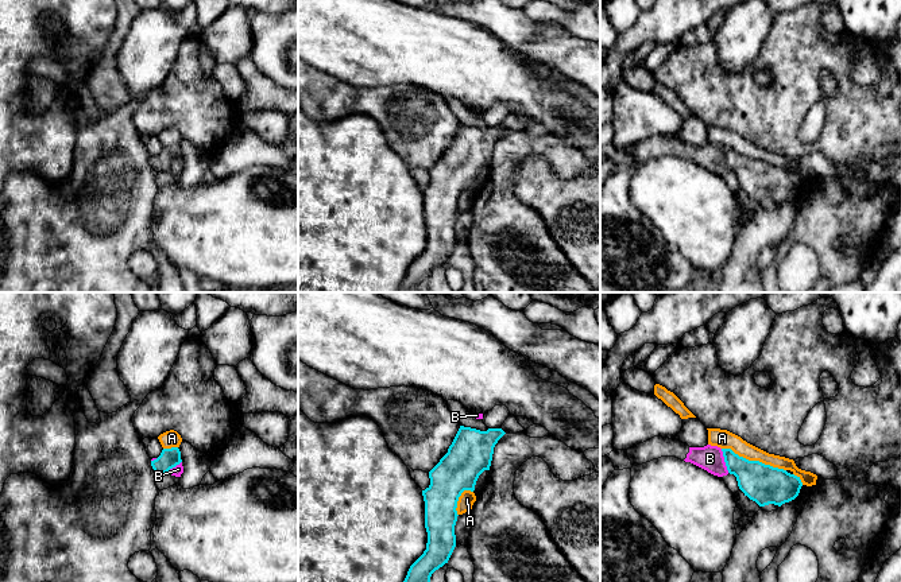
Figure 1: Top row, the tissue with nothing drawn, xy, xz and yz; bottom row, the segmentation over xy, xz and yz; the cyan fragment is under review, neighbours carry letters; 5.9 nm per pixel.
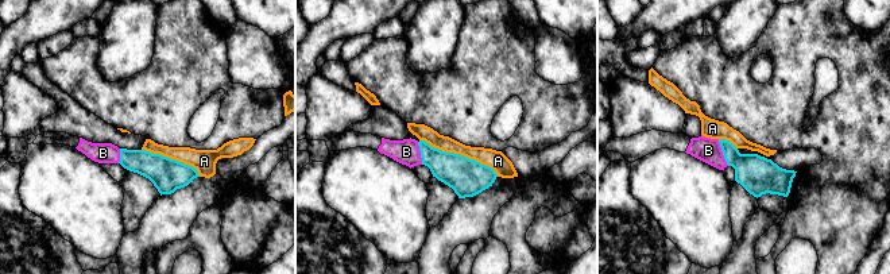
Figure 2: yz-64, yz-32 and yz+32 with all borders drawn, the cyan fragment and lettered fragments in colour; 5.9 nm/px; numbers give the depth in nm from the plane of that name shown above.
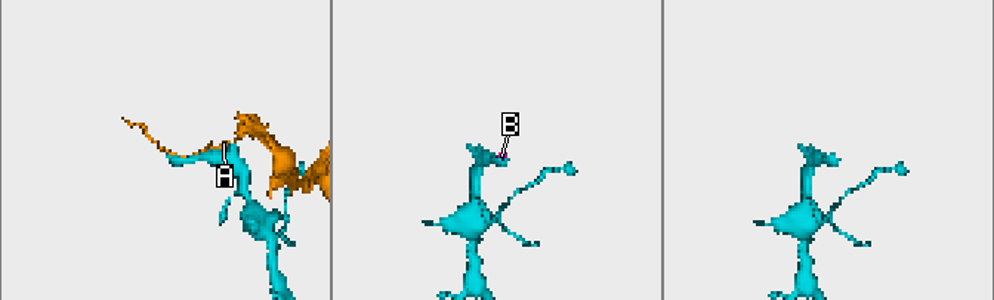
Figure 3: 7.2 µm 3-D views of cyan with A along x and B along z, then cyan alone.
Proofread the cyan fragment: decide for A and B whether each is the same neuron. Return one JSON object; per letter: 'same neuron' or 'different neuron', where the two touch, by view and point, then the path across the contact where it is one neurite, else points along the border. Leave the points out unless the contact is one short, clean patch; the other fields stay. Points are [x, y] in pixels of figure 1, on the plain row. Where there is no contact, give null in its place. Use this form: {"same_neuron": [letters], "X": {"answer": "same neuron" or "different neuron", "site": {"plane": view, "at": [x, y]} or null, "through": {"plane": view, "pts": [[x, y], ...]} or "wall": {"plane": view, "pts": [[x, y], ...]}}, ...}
{"same_neuron": ["B"], "A": {"answer": "different neuron", "site": {"plane": "yz", "at": [754, 159]}}, "B": {"answer": "same neuron", "site": {"plane": "yz", "at": [724, 159]}, "through": {"plane": "yz", "pts": [[760, 181], [739, 165], [724, 159], [710, 156]]}}}

